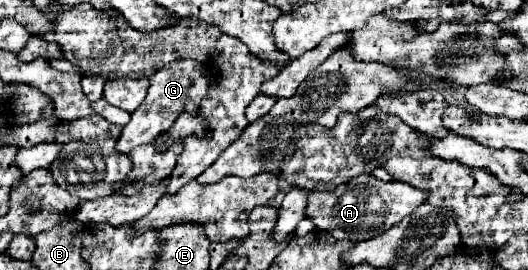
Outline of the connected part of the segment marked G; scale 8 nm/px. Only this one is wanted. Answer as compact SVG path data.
M174 60L160 68L156 74L150 76L150 88L144 102L136 108L130 122L122 128L122 134L118 138L116 150L122 154L128 154L132 148L142 144L152 144L160 134L164 134L174 120L182 114L196 114L200 100L206 96L206 90L210 86L210 74L202 70L202 64L196 60Z

